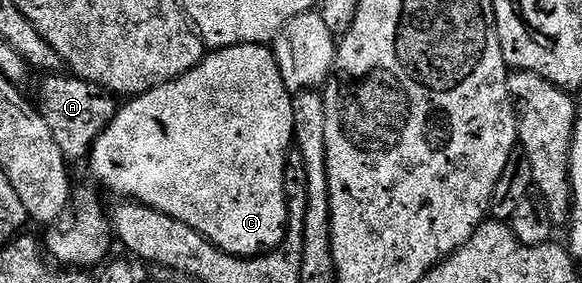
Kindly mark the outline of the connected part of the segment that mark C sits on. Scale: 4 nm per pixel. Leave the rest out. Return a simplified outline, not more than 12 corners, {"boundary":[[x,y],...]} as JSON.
{"boundary":[[212,49],[92,144],[116,189],[225,253],[284,242],[293,94]]}

